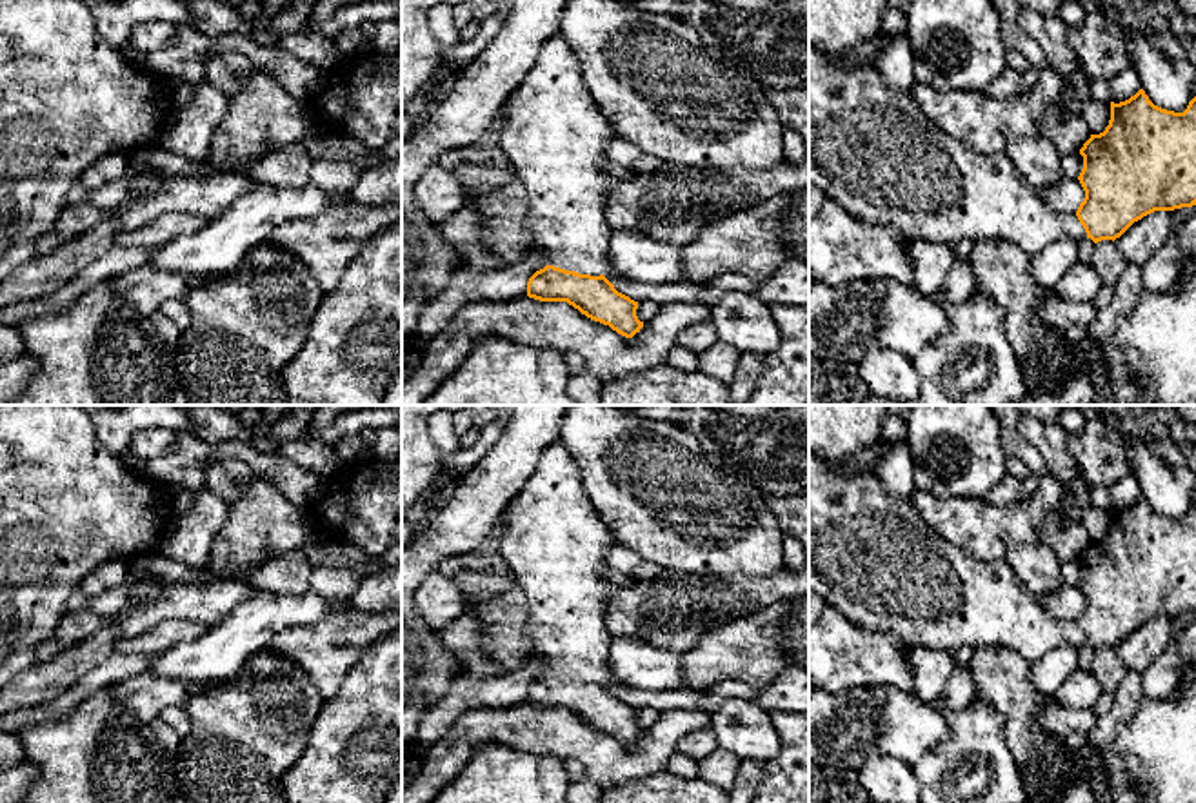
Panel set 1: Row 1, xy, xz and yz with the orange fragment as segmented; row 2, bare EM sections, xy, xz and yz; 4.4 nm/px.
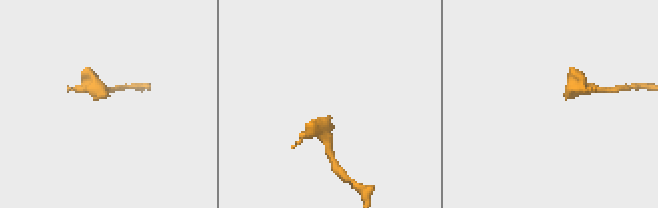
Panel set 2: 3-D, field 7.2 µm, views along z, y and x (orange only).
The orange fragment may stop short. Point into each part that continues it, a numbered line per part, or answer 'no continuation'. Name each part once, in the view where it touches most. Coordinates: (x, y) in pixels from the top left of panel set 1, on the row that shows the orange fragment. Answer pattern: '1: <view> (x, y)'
1: xz (555, 135)

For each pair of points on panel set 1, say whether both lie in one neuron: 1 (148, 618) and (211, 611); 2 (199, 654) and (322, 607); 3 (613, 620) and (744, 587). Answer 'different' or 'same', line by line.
1: same
2: same
3: same

